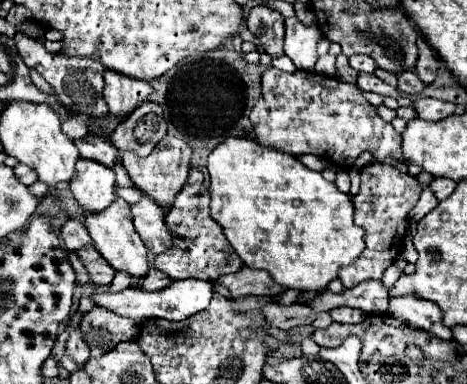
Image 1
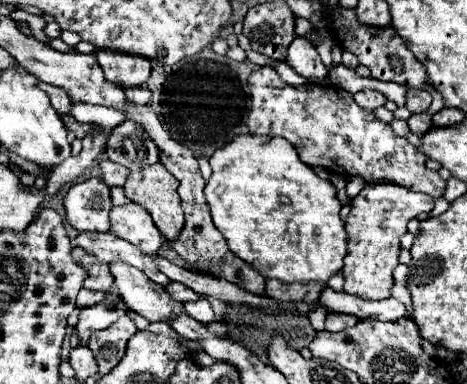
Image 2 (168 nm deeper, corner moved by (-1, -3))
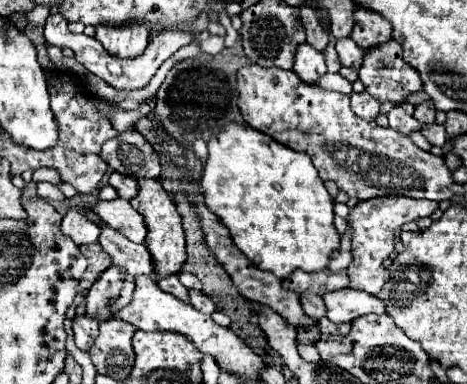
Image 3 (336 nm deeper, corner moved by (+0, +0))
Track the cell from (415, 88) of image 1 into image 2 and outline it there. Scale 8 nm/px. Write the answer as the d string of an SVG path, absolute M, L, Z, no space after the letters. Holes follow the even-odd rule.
M407 88L407 102L405 102L405 106L409 108L411 114L425 112L431 106L431 94L427 90Z

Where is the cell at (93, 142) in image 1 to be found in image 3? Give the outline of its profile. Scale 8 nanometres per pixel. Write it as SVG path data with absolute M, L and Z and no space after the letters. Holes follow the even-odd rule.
M112 173L110 175L110 185L118 191L118 195L126 201L130 201L136 193L138 193L138 181L132 177L122 177L120 173Z

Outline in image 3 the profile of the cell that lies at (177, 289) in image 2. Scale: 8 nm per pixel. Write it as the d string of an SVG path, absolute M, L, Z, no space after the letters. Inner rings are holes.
M192 289L192 291L190 291L190 299L192 299L192 305L194 305L198 311L206 313L206 315L212 315L212 313L216 311L216 303L214 303L208 295L204 295L202 291Z

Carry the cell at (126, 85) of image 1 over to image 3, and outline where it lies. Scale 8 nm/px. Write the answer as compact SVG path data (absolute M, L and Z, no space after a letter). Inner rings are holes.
M132 21L124 25L96 25L94 37L104 45L110 55L132 59L146 49L150 27L142 21Z

